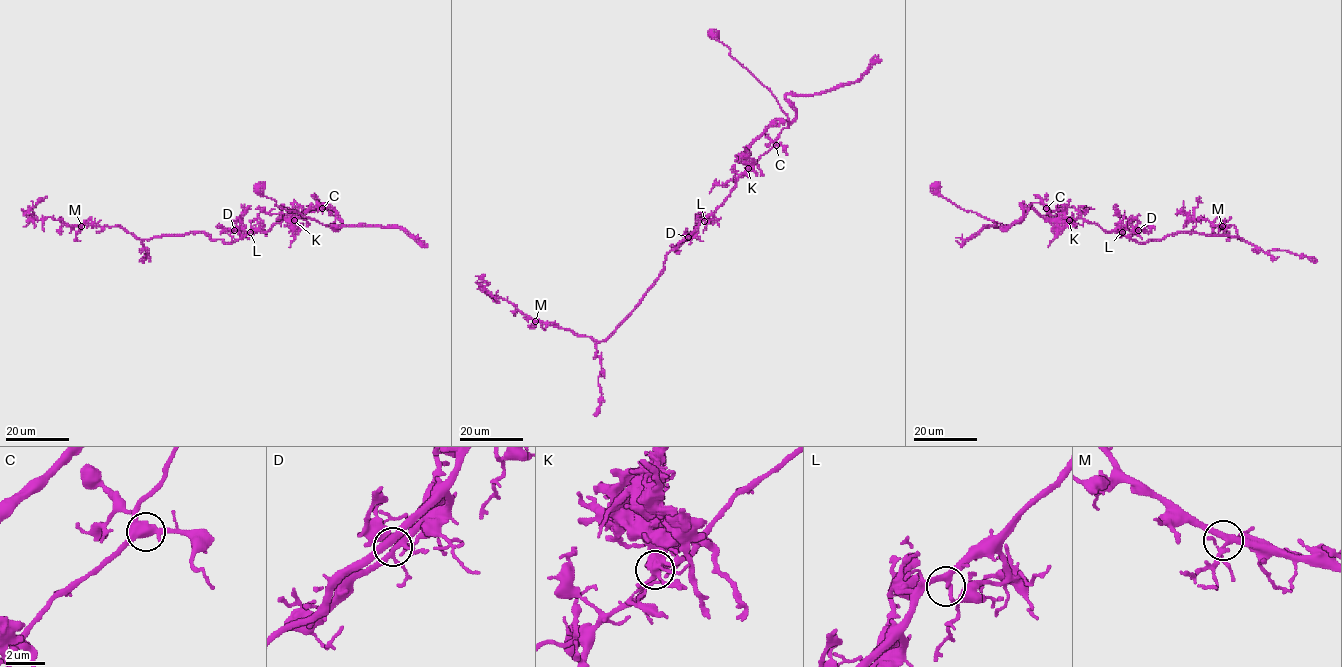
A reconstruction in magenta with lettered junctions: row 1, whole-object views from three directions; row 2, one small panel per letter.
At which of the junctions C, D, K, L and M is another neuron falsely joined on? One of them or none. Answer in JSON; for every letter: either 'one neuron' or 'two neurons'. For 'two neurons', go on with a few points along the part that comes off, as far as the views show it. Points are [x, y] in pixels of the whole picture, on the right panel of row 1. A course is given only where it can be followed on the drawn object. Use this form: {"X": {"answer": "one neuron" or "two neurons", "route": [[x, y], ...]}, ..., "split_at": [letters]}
{"C": {"answer": "one neuron"}, "D": {"answer": "one neuron"}, "K": {"answer": "two neurons", "route": [[1069, 220], [1042, 217], [1021, 205], [1022, 216], [1006, 227], [985, 226], [961, 243], [955, 240]]}, "L": {"answer": "one neuron"}, "M": {"answer": "one neuron"}, "split_at": ["K"]}

